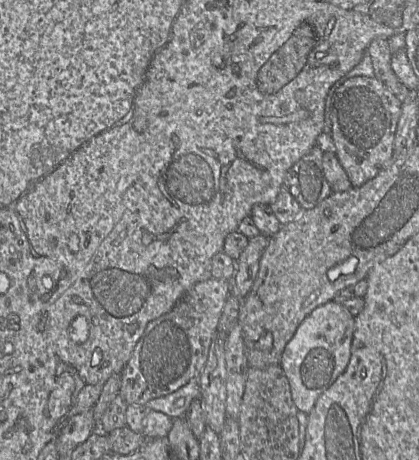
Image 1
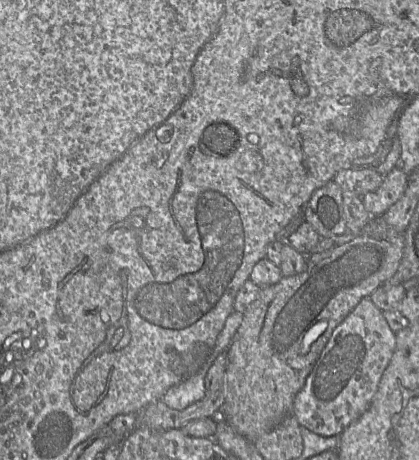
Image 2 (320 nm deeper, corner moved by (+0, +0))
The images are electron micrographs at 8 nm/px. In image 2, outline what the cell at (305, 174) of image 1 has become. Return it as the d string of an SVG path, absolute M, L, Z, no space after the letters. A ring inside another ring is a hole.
M333 179L313 192L304 210L304 220L311 224L320 237L347 232L342 193Z

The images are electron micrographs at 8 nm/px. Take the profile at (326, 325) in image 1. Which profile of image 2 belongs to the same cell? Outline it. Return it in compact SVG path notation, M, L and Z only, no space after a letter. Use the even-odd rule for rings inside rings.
M363 297L333 330L303 388L296 394L293 402L293 414L299 424L325 437L341 434L370 407L395 348L396 335L389 327L382 311L369 297Z

